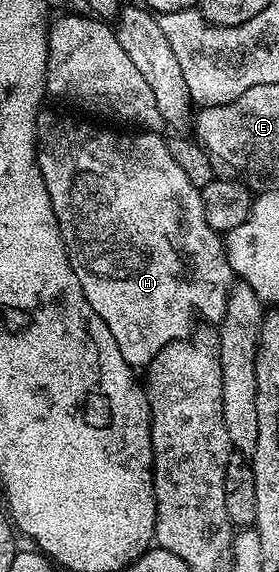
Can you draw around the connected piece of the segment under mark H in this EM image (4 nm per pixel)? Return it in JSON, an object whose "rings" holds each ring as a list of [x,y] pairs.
{"rings":[[[40,112],[37,119],[35,154],[39,160],[39,170],[45,179],[45,187],[49,191],[49,199],[53,203],[53,211],[57,215],[59,233],[67,248],[69,263],[77,275],[77,283],[81,283],[81,291],[85,291],[85,299],[89,299],[89,307],[93,307],[93,311],[97,311],[97,315],[105,319],[105,327],[113,331],[113,339],[117,339],[125,363],[129,363],[132,367],[145,367],[166,345],[188,337],[191,330],[196,328],[195,317],[203,317],[199,319],[207,323],[218,323],[223,320],[233,284],[233,274],[227,262],[227,253],[223,250],[223,237],[215,233],[213,227],[209,227],[209,223],[205,223],[205,207],[201,190],[193,183],[189,183],[185,171],[181,171],[180,165],[173,160],[173,155],[169,155],[169,147],[160,134],[116,131],[114,128],[104,127],[90,120],[78,121],[77,118],[66,117],[63,113],[47,112]]]}

